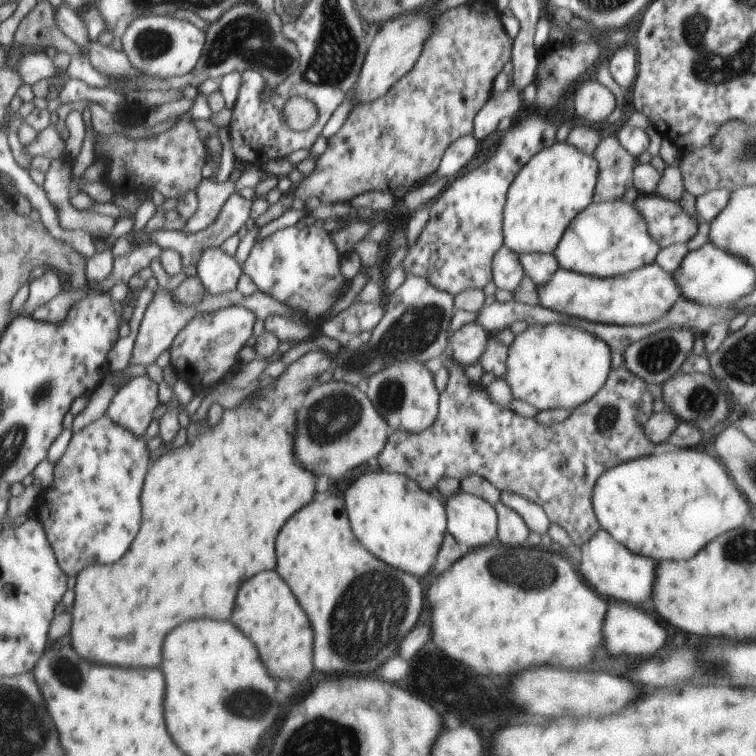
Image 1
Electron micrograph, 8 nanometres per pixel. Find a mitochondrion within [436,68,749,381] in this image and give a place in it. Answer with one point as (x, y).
(656, 355)

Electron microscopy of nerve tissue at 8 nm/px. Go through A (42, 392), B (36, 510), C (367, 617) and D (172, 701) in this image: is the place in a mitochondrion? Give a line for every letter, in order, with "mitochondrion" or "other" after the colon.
A: mitochondrion
B: other
C: mitochondrion
D: other

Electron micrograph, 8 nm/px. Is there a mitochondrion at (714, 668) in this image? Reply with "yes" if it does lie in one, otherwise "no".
no

